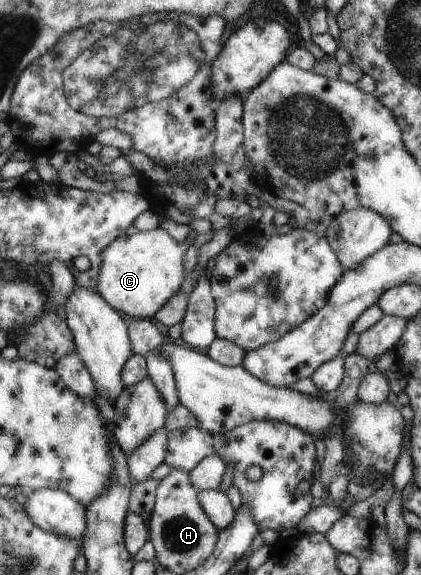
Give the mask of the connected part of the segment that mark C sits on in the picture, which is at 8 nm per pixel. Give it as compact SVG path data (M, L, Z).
M164 229L137 231L118 236L101 252L95 289L100 297L126 319L150 319L179 291L185 275L183 254L188 245L177 243Z

